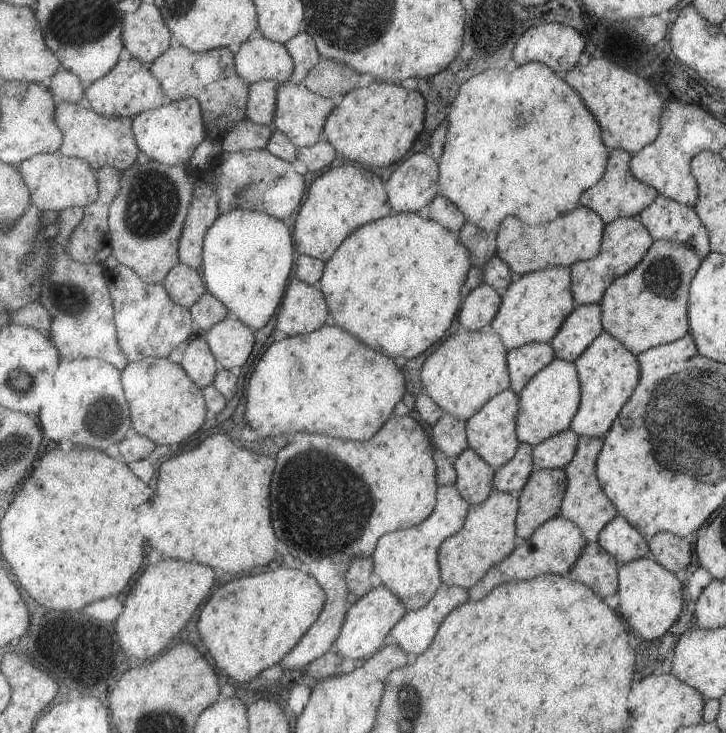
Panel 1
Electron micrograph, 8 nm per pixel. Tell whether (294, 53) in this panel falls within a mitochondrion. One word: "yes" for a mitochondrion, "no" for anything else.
no

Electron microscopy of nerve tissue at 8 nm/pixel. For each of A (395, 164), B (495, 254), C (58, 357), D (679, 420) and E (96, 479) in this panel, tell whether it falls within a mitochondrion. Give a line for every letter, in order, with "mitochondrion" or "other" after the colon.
A: other
B: other
C: other
D: mitochondrion
E: other

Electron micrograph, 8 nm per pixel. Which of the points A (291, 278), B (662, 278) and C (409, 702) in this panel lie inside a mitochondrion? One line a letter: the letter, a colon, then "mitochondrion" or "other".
A: other
B: mitochondrion
C: mitochondrion

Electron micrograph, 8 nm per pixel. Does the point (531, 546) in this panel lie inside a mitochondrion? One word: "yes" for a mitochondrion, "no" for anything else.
no

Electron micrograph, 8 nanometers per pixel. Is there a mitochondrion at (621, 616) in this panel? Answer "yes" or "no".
no

